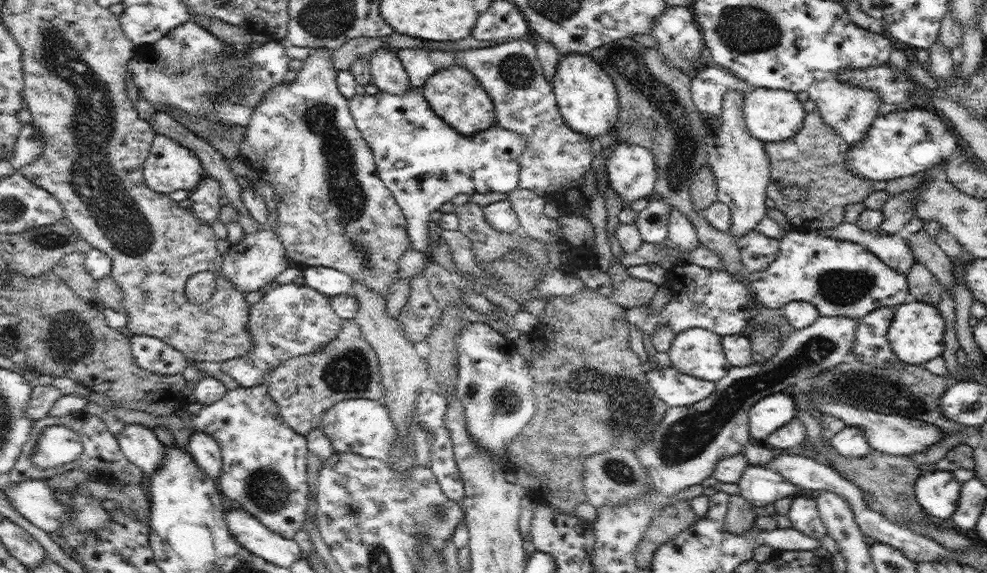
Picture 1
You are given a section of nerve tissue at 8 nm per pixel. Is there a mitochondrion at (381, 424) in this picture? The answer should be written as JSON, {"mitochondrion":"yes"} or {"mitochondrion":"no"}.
{"mitochondrion":"no"}

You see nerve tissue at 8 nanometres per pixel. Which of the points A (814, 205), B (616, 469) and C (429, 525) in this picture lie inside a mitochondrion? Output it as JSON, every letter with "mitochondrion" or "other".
{"A":"other","B":"mitochondrion","C":"other"}

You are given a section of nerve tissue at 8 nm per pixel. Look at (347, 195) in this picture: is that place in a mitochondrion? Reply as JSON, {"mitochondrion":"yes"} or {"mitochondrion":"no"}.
{"mitochondrion":"yes"}

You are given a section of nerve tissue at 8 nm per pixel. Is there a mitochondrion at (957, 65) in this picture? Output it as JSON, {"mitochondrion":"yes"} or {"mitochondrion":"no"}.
{"mitochondrion":"no"}

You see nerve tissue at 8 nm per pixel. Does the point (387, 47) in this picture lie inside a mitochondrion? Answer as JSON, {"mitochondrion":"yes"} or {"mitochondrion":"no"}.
{"mitochondrion":"no"}

